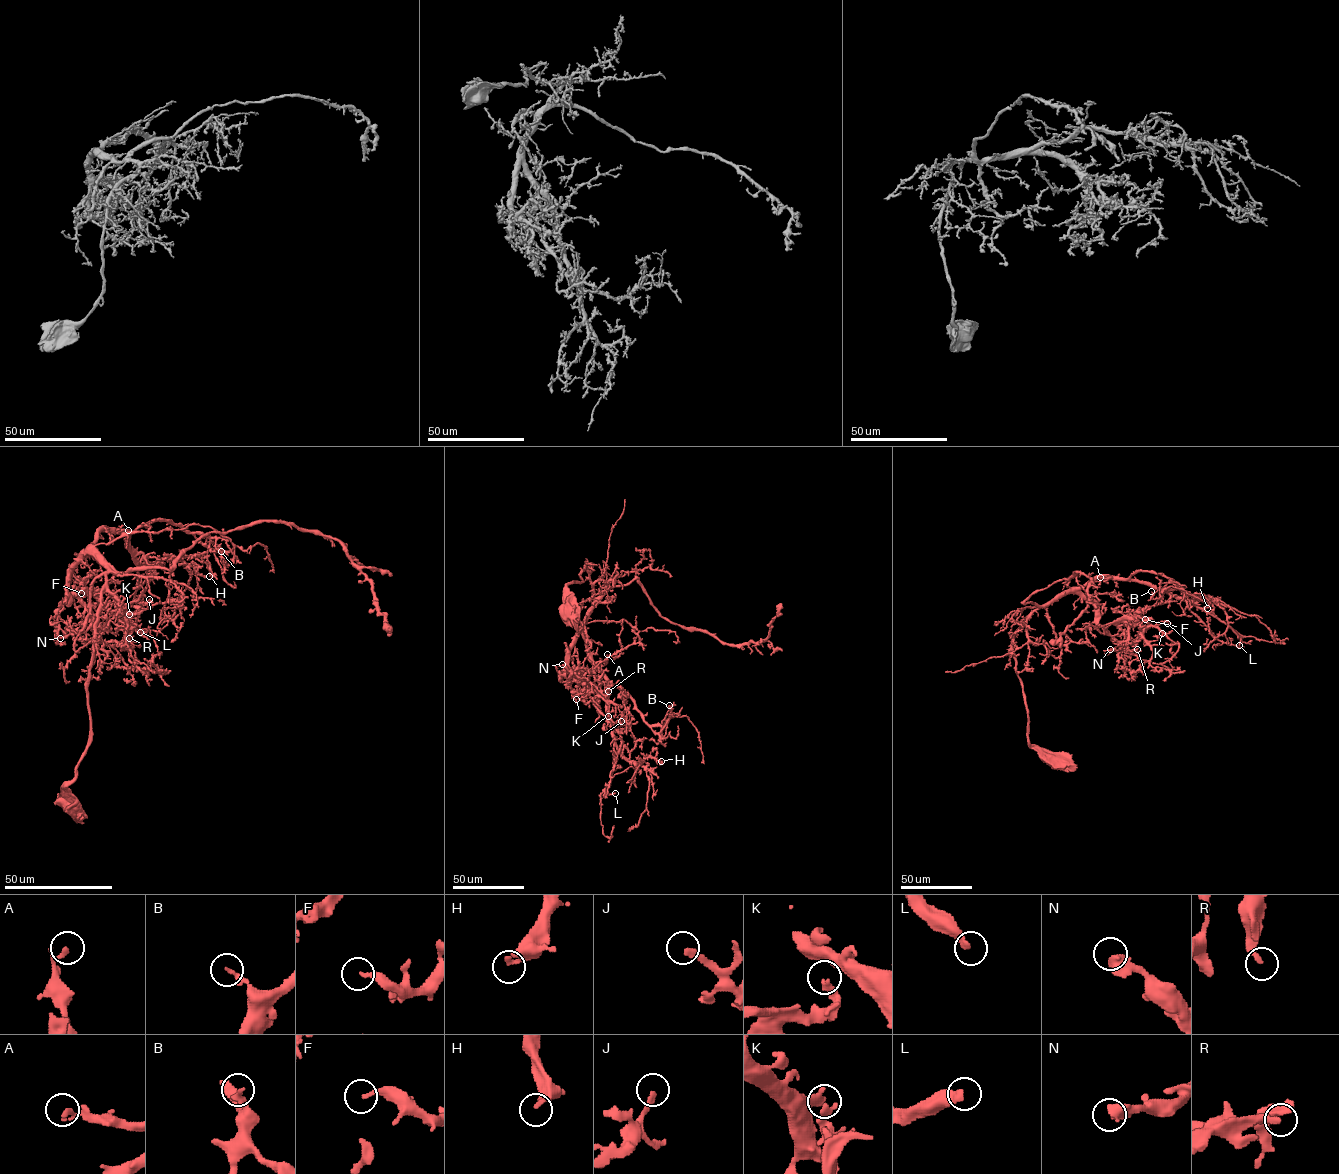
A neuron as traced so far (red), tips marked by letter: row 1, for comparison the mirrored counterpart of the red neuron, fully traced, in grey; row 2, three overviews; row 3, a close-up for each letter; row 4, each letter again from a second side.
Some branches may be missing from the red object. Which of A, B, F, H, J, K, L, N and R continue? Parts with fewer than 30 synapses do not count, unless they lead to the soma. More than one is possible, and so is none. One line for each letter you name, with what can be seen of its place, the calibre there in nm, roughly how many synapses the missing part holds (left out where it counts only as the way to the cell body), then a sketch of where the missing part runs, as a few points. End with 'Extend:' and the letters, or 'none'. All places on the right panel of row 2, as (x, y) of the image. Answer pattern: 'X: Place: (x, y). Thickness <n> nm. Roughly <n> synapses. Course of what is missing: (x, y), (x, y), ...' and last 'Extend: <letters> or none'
H: Place: (1207, 608). Thickness 240 nm. Roughly 110 synapses. Course of what is missing: (1207, 608), (1205, 624), (1219, 635)
L: Place: (1239, 645). Thickness 320 nm. Roughly 120 synapses
Extend: H, L

